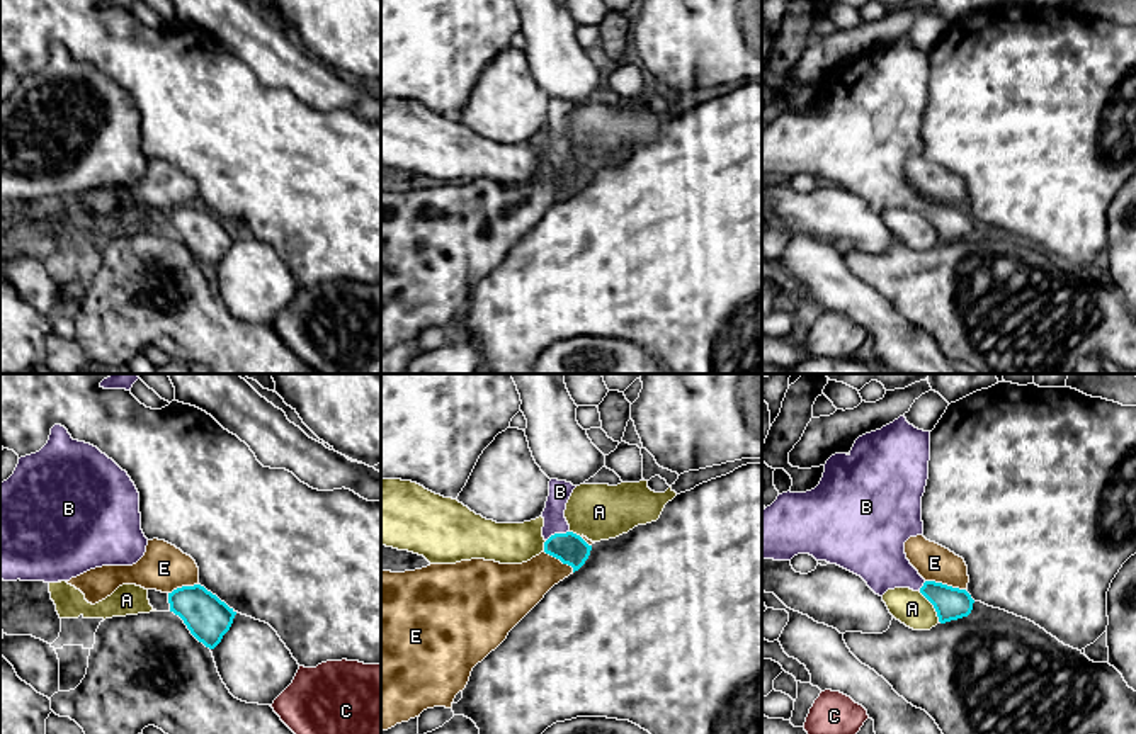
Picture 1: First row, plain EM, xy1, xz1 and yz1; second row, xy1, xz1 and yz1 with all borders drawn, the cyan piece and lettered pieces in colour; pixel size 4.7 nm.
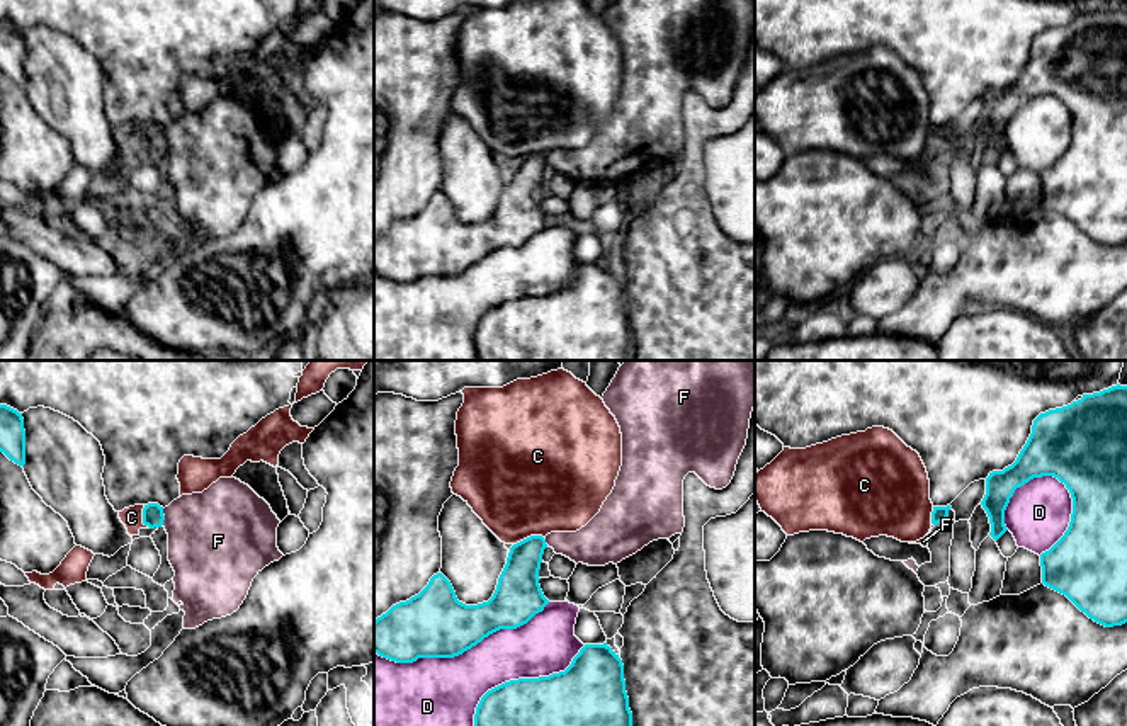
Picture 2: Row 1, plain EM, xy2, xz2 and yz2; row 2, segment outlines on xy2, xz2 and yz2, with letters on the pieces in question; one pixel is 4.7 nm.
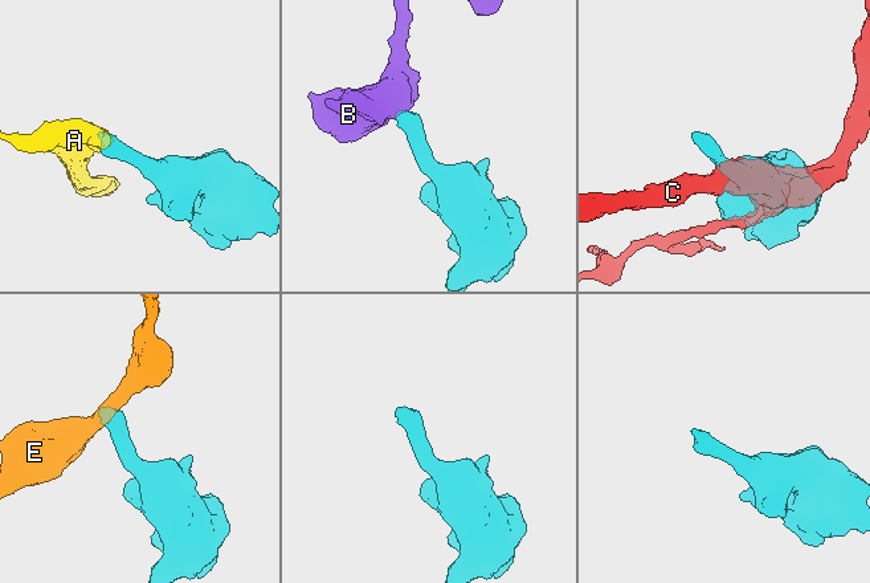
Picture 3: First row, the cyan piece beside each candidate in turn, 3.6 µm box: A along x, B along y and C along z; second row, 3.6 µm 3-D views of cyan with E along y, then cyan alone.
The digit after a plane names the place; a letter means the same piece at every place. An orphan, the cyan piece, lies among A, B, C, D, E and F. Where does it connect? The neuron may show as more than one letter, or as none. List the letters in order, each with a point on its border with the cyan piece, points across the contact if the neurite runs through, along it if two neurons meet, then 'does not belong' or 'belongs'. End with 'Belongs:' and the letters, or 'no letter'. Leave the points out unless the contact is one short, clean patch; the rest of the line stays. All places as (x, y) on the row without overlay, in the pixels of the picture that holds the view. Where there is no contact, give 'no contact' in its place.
A: meets cyan in yz1 at (934, 226); border along yz1 (919, 211), (932, 225), (939, 240); does not belong
B: meets cyan in xz1 at (556, 153); runs through xz1 (568, 167), (556, 153), (556, 119), (560, 111); belongs
C: meets cyan in xz2 at (527, 157); border along xz2 (543, 155), (527, 155), (514, 164); does not belong
D: meets cyan in xz2 at (461, 272); does not belong
E: meets cyan in yz1 at (946, 204); border along yz1 (925, 199), (965, 209); does not belong
F: meets cyan in xy2 at (164, 136); border along xy2 (164, 128), (164, 141), (160, 145); does not belong
Belongs: B

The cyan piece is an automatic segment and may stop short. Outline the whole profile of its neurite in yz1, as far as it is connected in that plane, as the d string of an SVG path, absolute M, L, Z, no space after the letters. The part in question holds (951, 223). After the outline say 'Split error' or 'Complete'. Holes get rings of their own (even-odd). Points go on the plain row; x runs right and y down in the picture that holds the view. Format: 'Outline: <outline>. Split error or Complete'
Outline: M905 34L881 49L859 56L849 75L835 73L826 80L823 97L815 109L782 112L762 129L762 178L791 180L798 173L809 173L816 180L837 184L861 195L879 216L895 207L920 211L934 224L940 243L968 236L974 223L971 214L966 209L925 200L905 173L905 161L923 153L922 116L929 99L929 80L930 51L915 48Z. Split error

